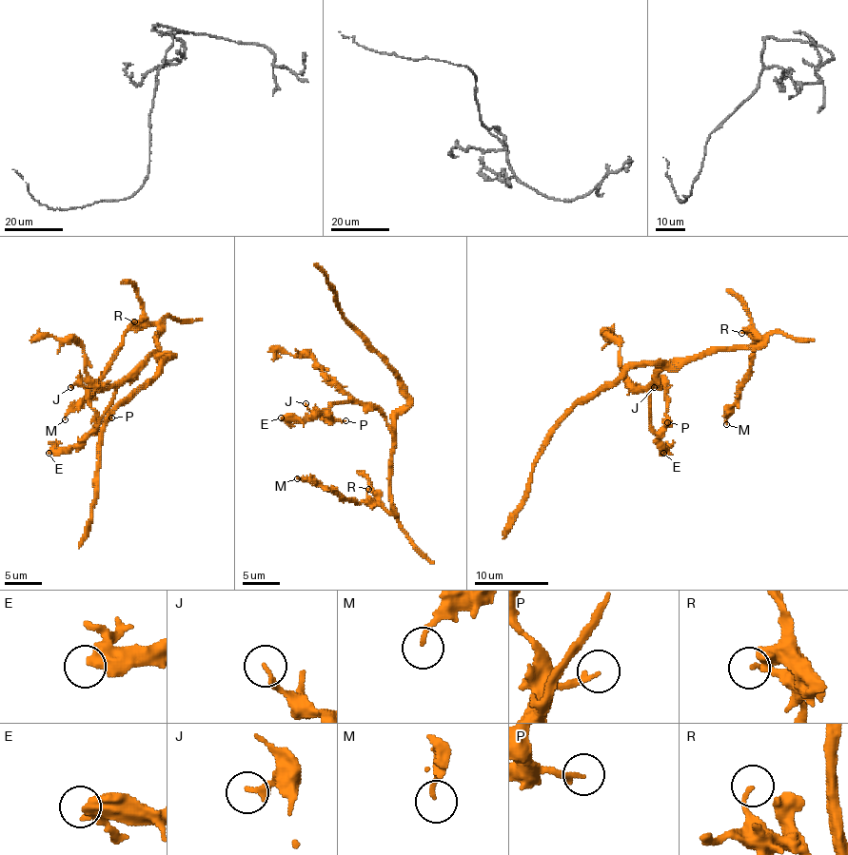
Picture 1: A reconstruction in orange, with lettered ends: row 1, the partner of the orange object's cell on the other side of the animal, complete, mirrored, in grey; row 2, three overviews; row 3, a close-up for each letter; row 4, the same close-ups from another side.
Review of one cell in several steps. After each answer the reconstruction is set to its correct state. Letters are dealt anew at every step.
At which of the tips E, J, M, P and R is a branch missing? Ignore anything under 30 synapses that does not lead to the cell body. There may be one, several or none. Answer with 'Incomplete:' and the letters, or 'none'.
Incomplete: none

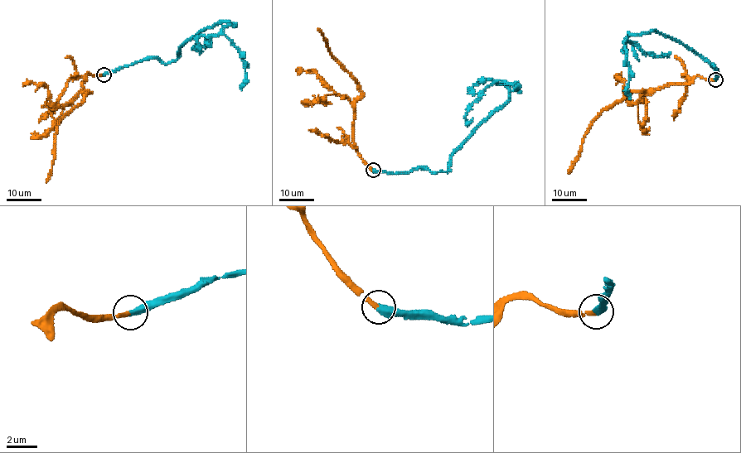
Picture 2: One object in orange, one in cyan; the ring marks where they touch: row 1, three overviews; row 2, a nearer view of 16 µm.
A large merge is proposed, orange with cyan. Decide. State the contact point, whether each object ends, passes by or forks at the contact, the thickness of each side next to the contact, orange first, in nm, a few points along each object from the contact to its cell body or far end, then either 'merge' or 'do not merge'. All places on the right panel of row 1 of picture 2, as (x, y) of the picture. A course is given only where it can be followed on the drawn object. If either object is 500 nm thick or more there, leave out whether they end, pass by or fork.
at (715, 79); orange ends there; cyan ends there; 260 nm thick on the orange side, 460 nm on the other; orange runs (715, 79), (697, 76), (688, 82), (666, 83), (646, 91), (631, 90), (609, 105), (595, 119), (569, 174); cyan runs (715, 79), (718, 70), (661, 33), (629, 34), (624, 42), (630, 99); merge

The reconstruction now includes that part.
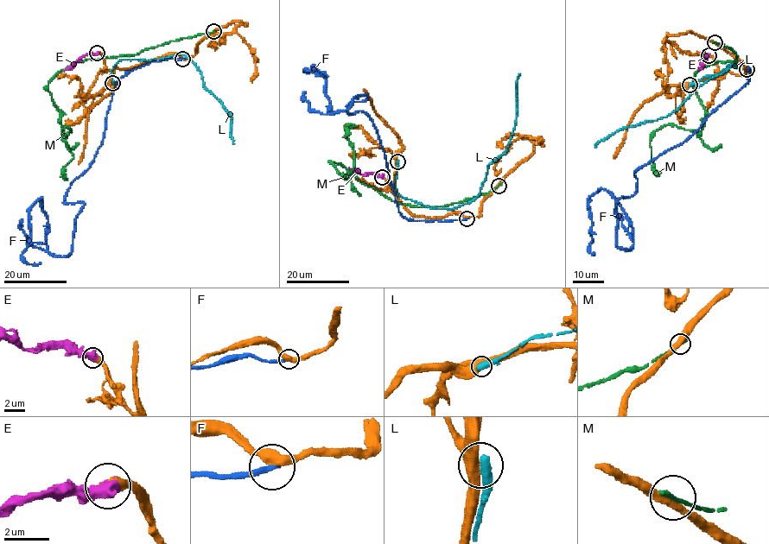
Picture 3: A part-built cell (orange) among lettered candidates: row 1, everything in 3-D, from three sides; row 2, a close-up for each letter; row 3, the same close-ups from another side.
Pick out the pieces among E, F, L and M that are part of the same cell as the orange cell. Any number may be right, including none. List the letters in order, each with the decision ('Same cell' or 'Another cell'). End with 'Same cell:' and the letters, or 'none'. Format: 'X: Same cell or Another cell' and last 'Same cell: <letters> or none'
E: Same cell
F: Another cell
L: Another cell
M: Another cell
Same cell: E

